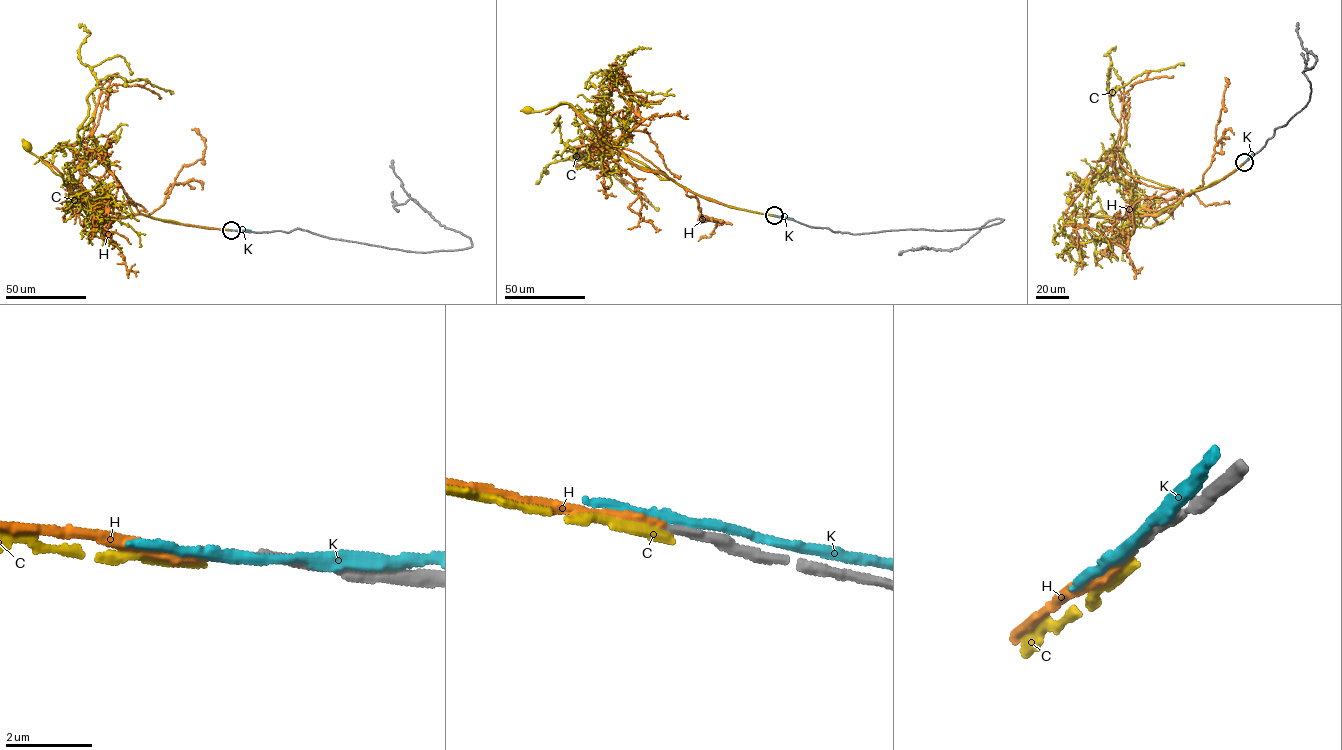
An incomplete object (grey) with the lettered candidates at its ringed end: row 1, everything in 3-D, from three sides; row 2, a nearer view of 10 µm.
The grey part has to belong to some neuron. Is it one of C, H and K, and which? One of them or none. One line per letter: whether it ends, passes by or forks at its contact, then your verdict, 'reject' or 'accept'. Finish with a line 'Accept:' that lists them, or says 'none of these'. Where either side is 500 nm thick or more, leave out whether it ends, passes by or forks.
C: it ends there; reject
H: it ends there; accept
K: it passes by; reject
Accept: H

